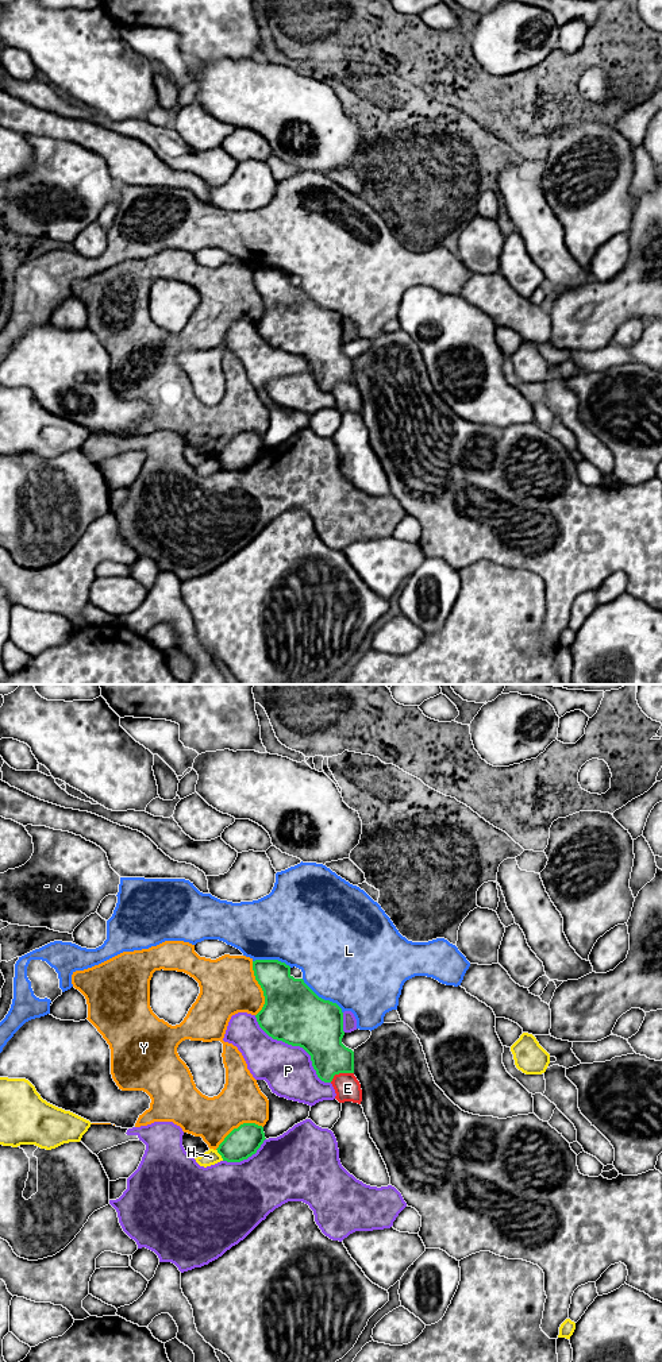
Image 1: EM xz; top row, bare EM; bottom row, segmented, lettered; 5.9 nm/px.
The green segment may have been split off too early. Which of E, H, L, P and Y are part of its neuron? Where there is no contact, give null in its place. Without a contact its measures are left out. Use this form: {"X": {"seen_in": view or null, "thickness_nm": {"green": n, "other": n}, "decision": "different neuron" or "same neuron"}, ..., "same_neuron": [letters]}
{"E": {"seen_in": "xz", "thickness_nm": {"green": 260, "other": 160}, "decision": "different neuron"}, "H": {"seen_in": "xz", "thickness_nm": {"green": 190, "other": 90}, "decision": "different neuron"}, "L": {"seen_in": "xz", "thickness_nm": {"green": 360, "other": 480}, "decision": "different neuron"}, "P": {"seen_in": "xz", "thickness_nm": {"green": 360, "other": 300}, "decision": "different neuron"}, "Y": {"seen_in": "xz", "thickness_nm": {"green": 360, "other": 340}, "decision": "different neuron"}, "same_neuron": []}

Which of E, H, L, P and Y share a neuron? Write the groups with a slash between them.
E / H / L P / Y

